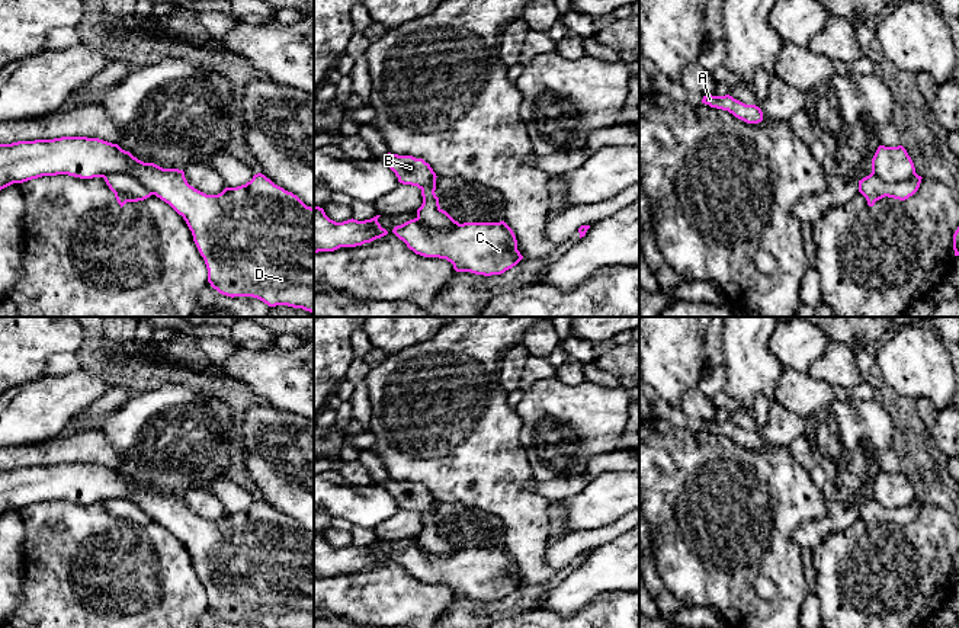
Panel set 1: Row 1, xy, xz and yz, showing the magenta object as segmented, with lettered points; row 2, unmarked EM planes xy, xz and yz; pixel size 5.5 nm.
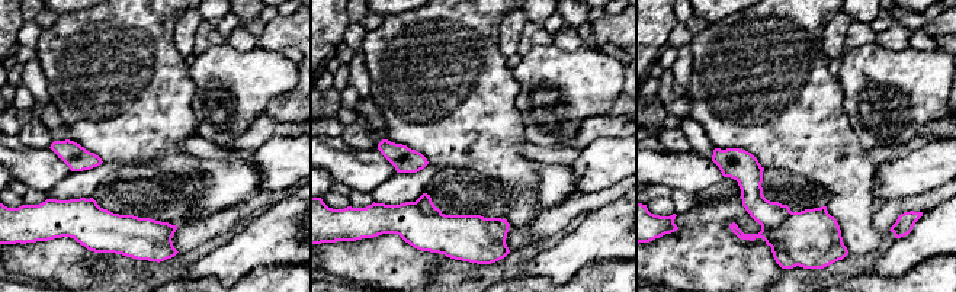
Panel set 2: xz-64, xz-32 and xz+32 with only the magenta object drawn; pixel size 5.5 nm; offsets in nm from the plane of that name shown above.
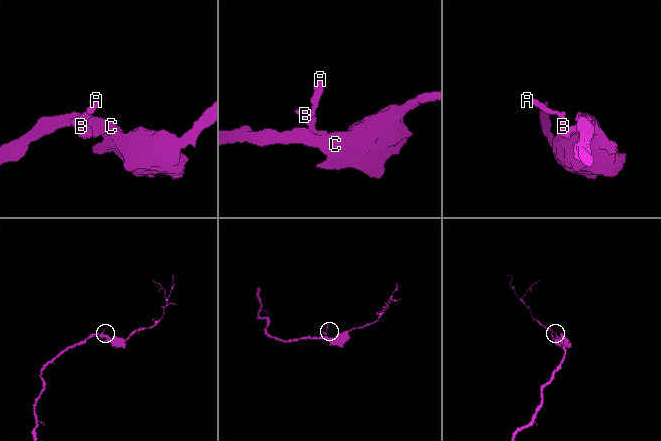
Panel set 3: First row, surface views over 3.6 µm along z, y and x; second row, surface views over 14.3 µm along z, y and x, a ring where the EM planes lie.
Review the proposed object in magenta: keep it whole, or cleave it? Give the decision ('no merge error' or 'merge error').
merge error

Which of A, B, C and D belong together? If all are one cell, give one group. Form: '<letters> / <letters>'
A B / C D

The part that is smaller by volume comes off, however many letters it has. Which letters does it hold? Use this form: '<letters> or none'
A, B

